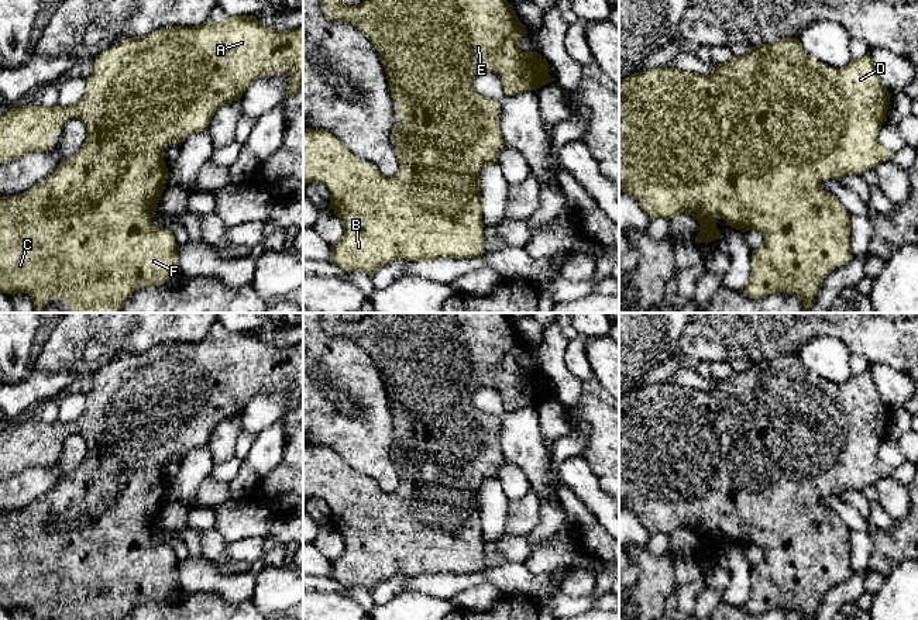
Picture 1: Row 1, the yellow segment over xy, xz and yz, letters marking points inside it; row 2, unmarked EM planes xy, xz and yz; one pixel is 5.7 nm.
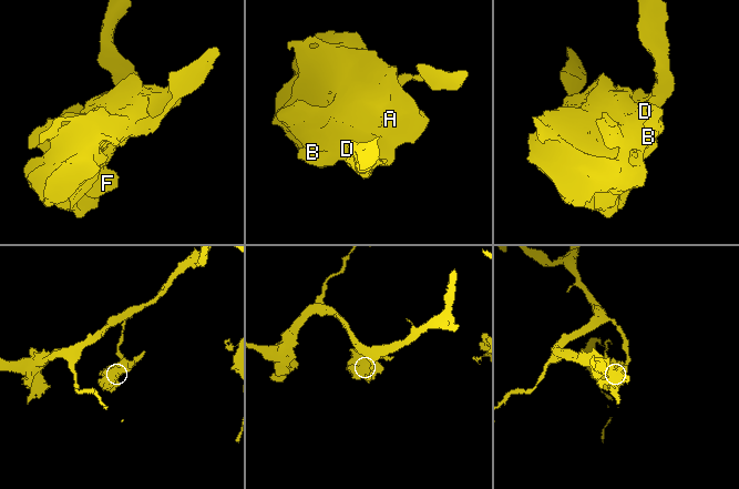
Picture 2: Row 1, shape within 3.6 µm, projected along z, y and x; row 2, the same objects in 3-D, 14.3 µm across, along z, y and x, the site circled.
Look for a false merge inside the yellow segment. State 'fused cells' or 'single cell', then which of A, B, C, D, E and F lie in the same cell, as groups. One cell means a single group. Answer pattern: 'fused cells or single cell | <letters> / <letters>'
single cell | A B C D E F

